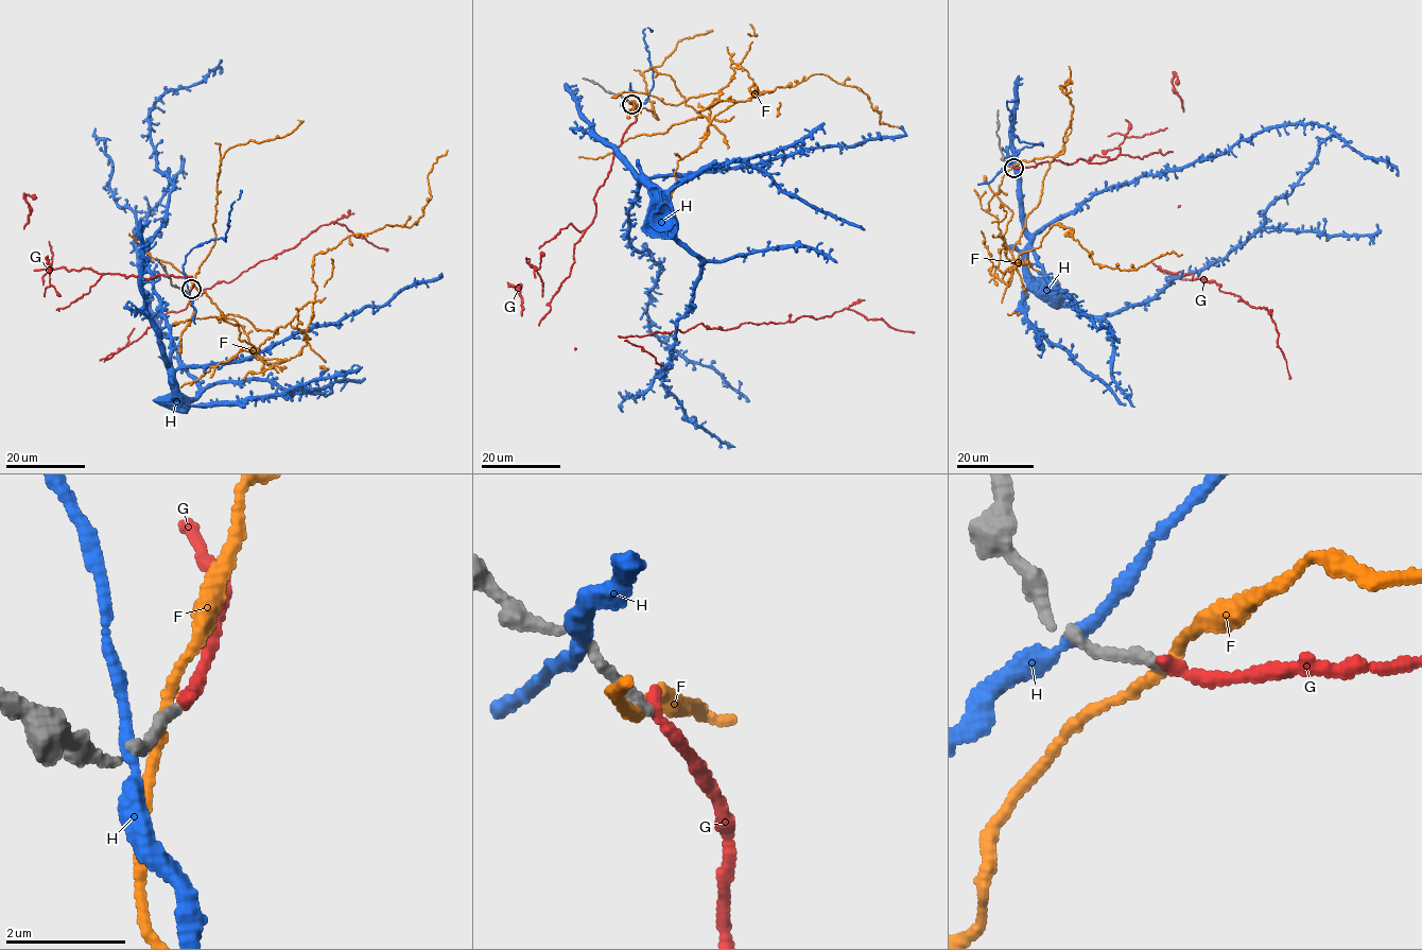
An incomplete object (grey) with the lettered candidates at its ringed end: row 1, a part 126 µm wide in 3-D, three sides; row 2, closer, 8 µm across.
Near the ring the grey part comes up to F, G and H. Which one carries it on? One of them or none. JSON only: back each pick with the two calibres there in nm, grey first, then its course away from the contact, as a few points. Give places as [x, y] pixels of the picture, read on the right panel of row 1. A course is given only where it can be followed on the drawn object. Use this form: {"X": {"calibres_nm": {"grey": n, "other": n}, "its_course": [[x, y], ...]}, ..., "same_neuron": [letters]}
{"same_neuron": []}

